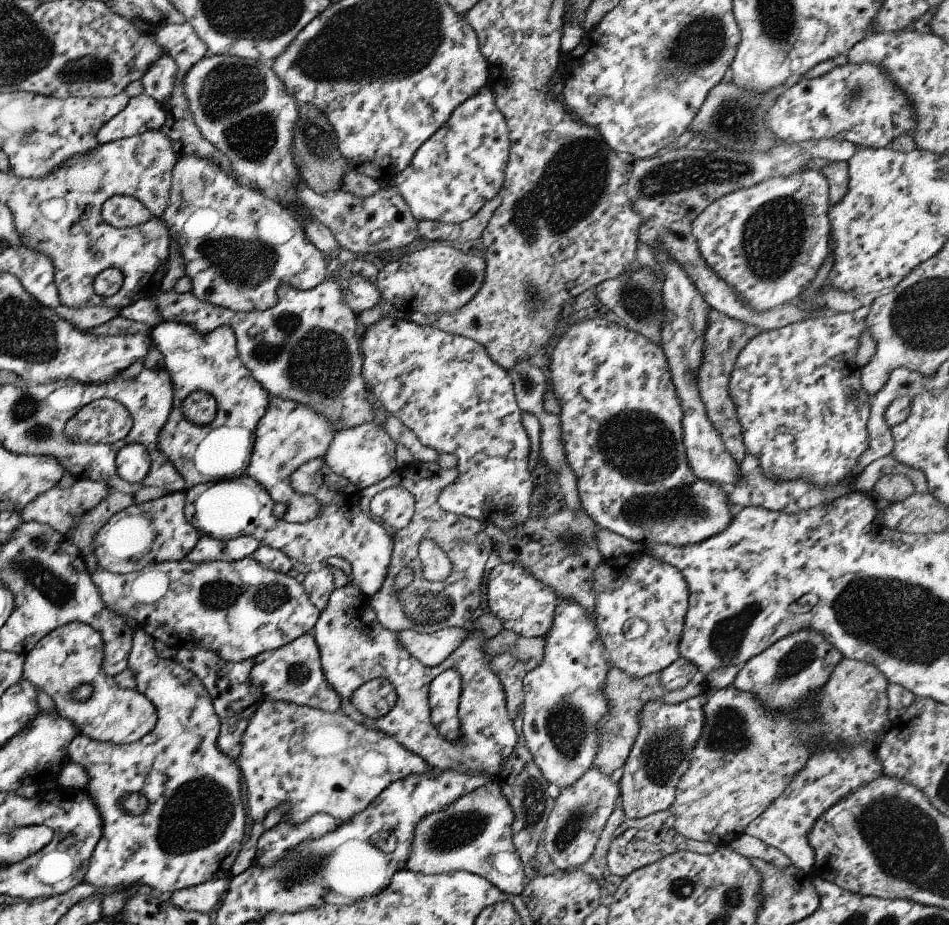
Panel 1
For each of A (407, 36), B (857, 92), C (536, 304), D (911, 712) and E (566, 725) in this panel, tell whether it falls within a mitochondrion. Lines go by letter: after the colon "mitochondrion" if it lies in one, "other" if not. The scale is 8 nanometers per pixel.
A: mitochondrion
B: mitochondrion
C: mitochondrion
D: other
E: mitochondrion

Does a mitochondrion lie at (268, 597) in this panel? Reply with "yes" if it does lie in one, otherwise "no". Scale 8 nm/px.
yes

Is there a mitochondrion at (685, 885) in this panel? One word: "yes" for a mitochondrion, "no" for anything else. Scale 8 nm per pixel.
yes

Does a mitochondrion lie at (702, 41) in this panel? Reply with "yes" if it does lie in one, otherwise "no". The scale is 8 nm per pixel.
yes

